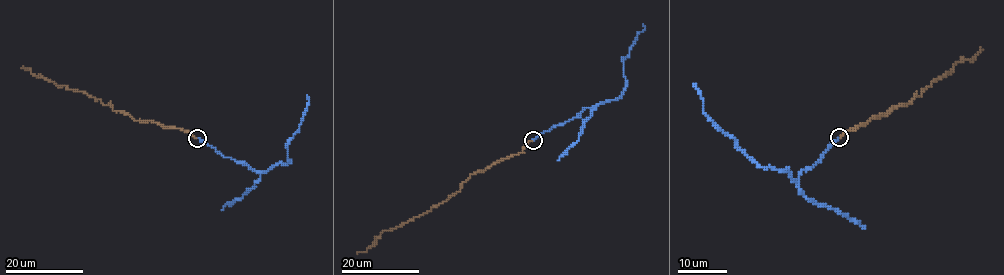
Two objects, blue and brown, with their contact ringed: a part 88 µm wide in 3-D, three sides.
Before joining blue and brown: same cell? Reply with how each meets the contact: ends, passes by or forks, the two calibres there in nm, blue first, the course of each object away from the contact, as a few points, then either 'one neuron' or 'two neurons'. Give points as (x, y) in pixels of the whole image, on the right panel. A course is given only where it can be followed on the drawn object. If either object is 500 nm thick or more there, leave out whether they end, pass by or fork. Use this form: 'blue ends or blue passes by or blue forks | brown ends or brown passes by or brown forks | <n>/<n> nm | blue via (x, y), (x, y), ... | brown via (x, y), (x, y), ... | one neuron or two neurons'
blue ends | brown ends | 180/160 nm | blue via (840, 137), (820, 163), (804, 169), (797, 181), (788, 170), (753, 161), (706, 115), (694, 83) | brown via (840, 137), (874, 116), (908, 104), (952, 66), (971, 60), (982, 49) | two neurons

